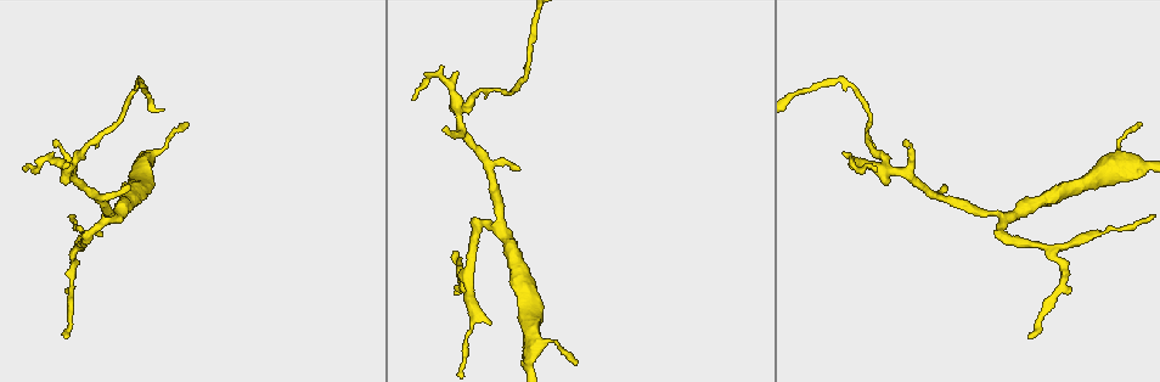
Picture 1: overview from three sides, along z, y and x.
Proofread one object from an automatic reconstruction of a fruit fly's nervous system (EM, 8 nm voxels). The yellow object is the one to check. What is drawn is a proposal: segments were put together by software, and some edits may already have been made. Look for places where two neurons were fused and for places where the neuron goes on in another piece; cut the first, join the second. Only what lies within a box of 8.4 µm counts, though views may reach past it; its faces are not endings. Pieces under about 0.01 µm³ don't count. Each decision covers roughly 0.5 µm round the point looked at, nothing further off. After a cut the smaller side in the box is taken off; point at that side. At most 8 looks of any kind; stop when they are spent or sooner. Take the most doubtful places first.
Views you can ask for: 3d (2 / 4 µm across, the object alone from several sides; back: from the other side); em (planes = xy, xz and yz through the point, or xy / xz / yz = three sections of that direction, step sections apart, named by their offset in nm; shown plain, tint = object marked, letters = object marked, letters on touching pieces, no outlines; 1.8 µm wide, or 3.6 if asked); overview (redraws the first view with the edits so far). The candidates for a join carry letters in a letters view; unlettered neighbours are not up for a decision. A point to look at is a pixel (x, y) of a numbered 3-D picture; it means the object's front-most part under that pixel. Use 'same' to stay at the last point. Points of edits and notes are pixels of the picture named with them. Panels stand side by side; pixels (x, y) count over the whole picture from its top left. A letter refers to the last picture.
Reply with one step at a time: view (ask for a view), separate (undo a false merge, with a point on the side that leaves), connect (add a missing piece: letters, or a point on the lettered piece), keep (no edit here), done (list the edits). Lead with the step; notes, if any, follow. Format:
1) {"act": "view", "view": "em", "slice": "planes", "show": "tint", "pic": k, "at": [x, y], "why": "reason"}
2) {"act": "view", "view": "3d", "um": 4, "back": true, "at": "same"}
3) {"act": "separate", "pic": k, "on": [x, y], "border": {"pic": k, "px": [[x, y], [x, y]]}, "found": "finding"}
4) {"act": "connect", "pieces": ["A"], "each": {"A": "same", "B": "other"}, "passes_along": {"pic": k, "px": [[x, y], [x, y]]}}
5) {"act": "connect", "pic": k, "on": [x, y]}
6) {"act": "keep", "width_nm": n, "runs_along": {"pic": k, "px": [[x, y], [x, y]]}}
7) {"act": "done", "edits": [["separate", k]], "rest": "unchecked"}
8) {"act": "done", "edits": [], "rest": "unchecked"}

{"act": "view", "view": "em", "slice": "planes", "show": "letters", "pic": 1, "at": [489, 324], "why": "free end"}

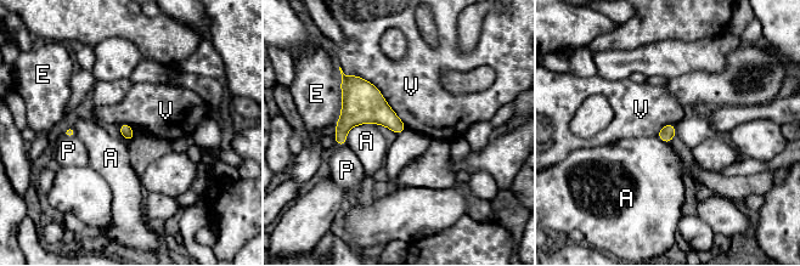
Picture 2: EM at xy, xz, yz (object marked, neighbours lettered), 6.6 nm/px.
{"act": "keep", "each": {"A": "other", "E": "other", "P": "other", "V": "other"}, "found": "none of them fits"}

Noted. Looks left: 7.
{"act": "view", "view": "em", "um": 3.6, "slice": "planes", "show": "letters", "pic": 1, "at": [66, 338], "why": "tapers out"}

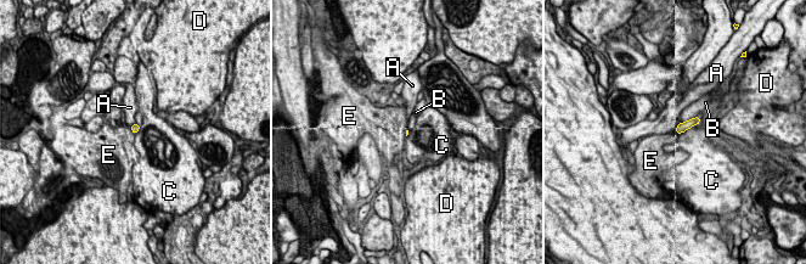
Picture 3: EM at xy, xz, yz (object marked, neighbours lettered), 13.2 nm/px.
{"act": "keep", "each": {"A": "other", "B": "other", "C": "other", "D": "other", "E": "other"}, "border": {"pic": 3, "px": [[699, 122], [677, 134]]}, "found": "none of them fits"}

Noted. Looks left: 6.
{"act": "view", "view": "em", "slice": "xz", "step": 4, "show": "letters", "pic": 1, "at": [23, 166], "why": "tapers out"}

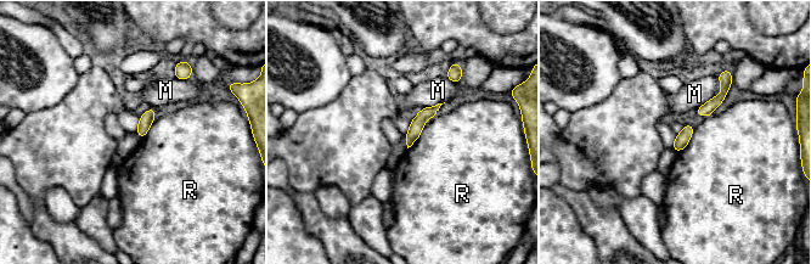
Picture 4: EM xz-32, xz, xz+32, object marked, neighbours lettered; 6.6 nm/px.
{"act": "view", "view": "em", "slice": "xy", "step": 16, "show": "letters", "at": "same"}

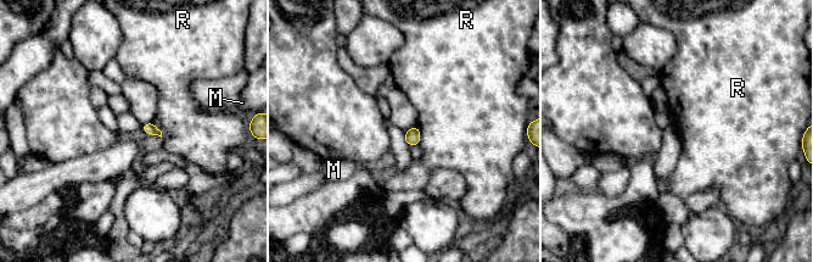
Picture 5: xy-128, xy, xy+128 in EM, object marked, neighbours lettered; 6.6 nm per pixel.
{"act": "keep", "each": {"M": "other", "R": "other"}, "border": {"pic": 5, "px": [[416, 124], [420, 132], [420, 143]]}, "found": "none of them fits"}

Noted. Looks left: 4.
{"act": "done", "edits": [], "rest": "unchecked"}

